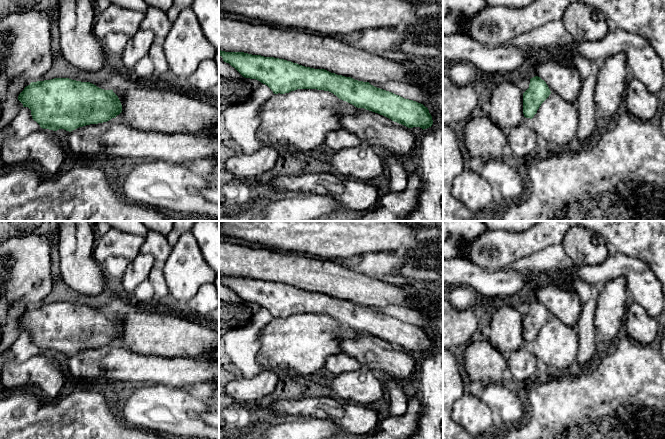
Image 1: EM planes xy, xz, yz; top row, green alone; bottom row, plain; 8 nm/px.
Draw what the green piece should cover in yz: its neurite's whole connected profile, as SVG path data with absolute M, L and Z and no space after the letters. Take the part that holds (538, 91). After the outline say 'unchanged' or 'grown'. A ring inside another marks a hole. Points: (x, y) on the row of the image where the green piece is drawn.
M535 76L530 79L529 88L523 92L514 79L496 84L486 93L490 102L489 117L506 135L522 123L524 117L532 119L551 91L544 80Z; grown

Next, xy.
M54 78L51 80L31 82L19 94L18 100L23 104L23 107L28 107L31 110L31 115L41 128L57 131L64 129L73 131L79 127L90 124L98 124L116 118L122 112L122 105L118 96L113 90L104 90L90 82L81 82L69 78Z; unchanged

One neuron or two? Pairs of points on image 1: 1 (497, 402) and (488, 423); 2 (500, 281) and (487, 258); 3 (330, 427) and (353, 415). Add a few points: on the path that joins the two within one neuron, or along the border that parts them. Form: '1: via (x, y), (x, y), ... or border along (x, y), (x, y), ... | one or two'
1: border along (479, 397), (497, 421) | two
2: border along (472, 262), (491, 270), (509, 266) | two
3: border along (313, 418), (329, 418), (341, 428) | two

